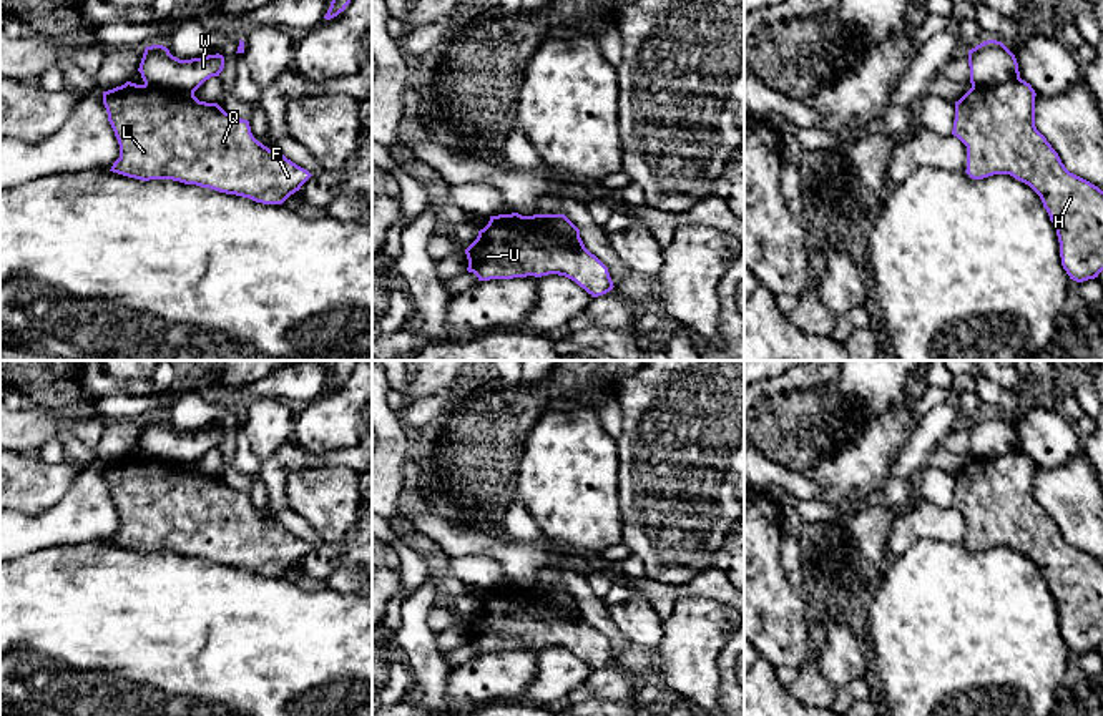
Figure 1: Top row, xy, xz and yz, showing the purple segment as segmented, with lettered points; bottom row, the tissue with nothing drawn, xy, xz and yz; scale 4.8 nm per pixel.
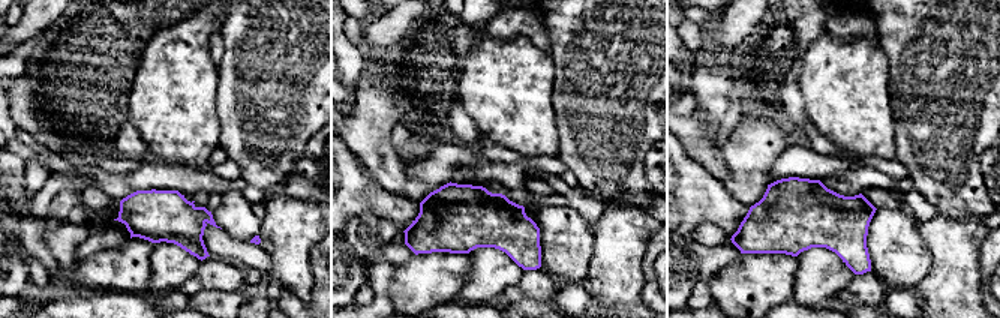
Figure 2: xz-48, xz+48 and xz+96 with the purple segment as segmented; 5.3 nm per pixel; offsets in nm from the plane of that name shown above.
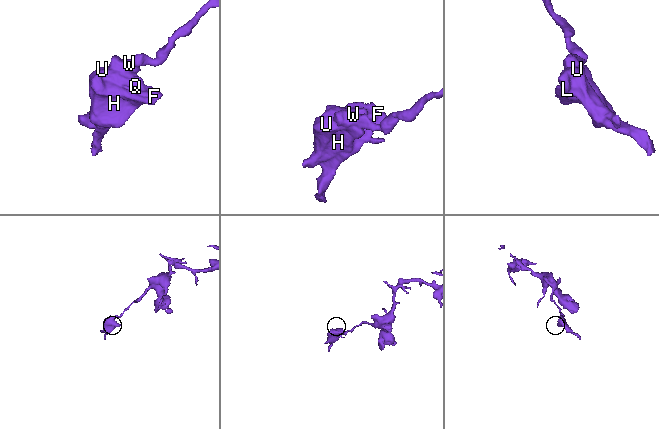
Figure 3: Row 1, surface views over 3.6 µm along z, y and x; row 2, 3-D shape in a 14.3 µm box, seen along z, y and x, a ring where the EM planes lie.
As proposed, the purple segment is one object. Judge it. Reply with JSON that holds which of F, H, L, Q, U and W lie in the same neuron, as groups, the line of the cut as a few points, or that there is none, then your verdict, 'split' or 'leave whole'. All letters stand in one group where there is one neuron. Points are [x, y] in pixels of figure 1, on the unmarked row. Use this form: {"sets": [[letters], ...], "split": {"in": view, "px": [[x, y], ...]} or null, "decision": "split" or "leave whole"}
{"sets": [["F", "H", "L", "Q", "U"], ["W"]], "split": {"in": "xz", "px": [[529, 588], [534, 608], [540, 613], [585, 622]]}, "decision": "split"}

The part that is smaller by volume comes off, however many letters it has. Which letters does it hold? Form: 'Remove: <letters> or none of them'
Remove: F, H, L, Q, U

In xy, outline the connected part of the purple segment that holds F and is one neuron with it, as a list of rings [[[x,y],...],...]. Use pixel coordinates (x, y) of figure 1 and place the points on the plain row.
[[[126,454],[103,463],[120,517],[113,545],[173,552],[262,576],[282,576],[312,548],[259,515],[248,492],[194,467]]]

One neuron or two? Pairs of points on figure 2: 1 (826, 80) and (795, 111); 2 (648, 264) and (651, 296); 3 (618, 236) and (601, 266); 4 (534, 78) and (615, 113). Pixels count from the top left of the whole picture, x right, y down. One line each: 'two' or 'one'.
1: two
2: one
3: one
4: two

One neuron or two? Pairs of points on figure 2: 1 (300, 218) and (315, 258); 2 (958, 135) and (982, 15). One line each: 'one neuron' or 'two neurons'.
1: two neurons
2: one neuron

